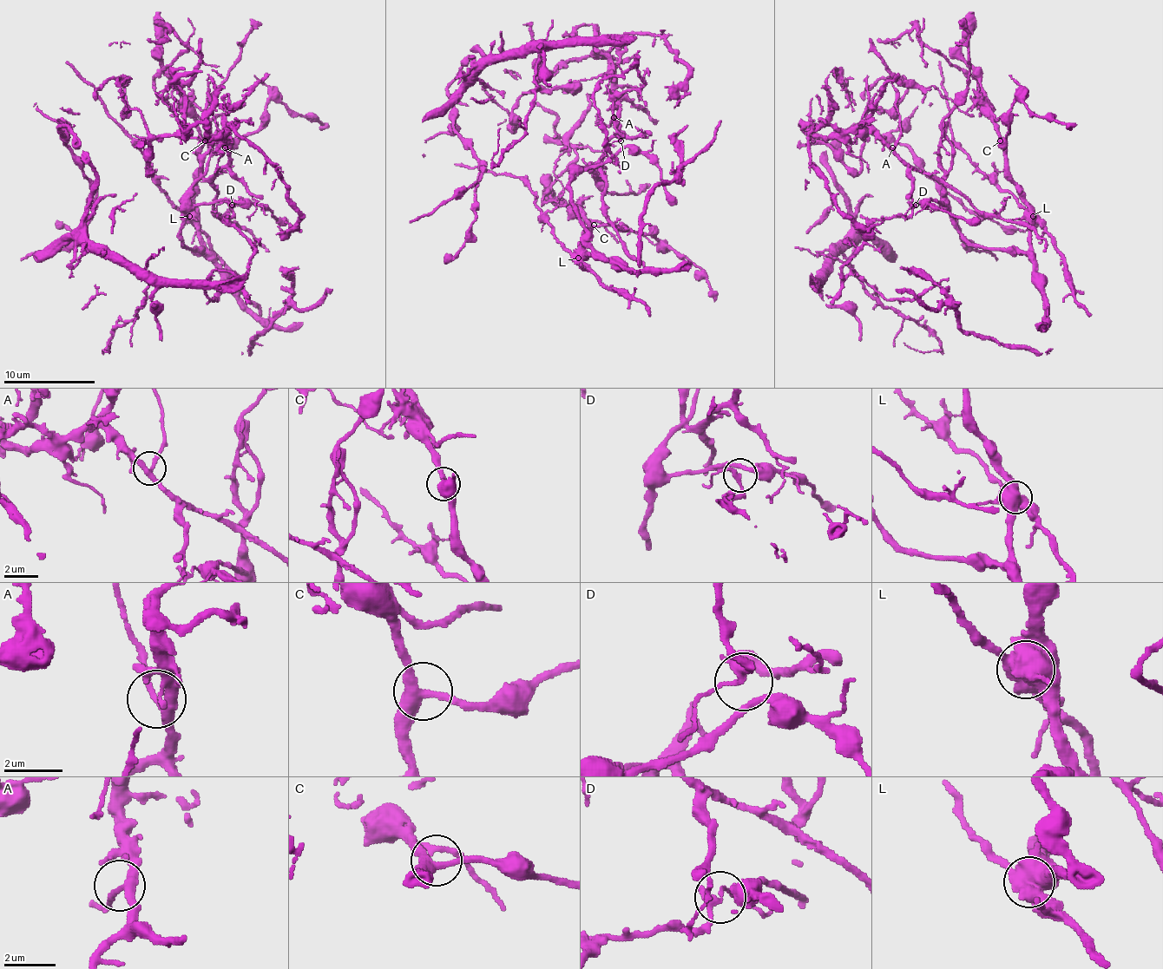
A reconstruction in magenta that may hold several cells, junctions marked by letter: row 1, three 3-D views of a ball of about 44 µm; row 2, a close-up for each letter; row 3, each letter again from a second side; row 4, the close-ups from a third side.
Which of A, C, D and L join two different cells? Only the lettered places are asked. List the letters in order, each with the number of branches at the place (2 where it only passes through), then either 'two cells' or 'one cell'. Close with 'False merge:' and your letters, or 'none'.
A: branches 3; one cell
C: branches 3; one cell
D: branches 3; one cell
L: branches 3; two cells
False merge: L

